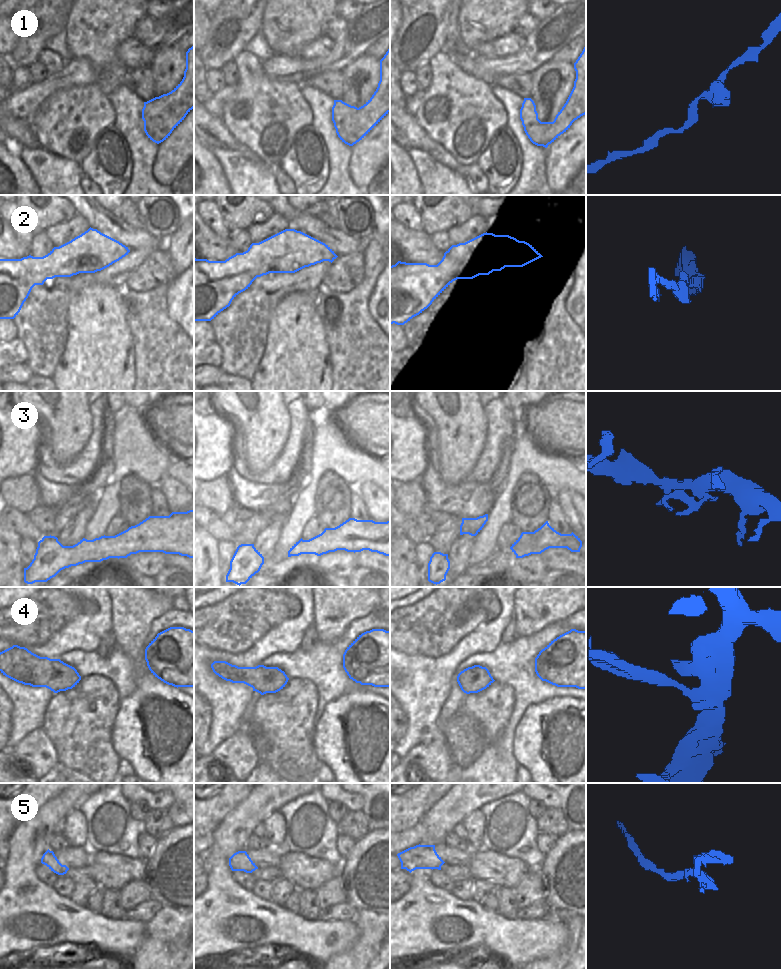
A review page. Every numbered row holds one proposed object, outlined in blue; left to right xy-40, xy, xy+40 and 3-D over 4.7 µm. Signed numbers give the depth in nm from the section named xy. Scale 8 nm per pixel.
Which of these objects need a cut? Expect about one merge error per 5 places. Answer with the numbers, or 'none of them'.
3

